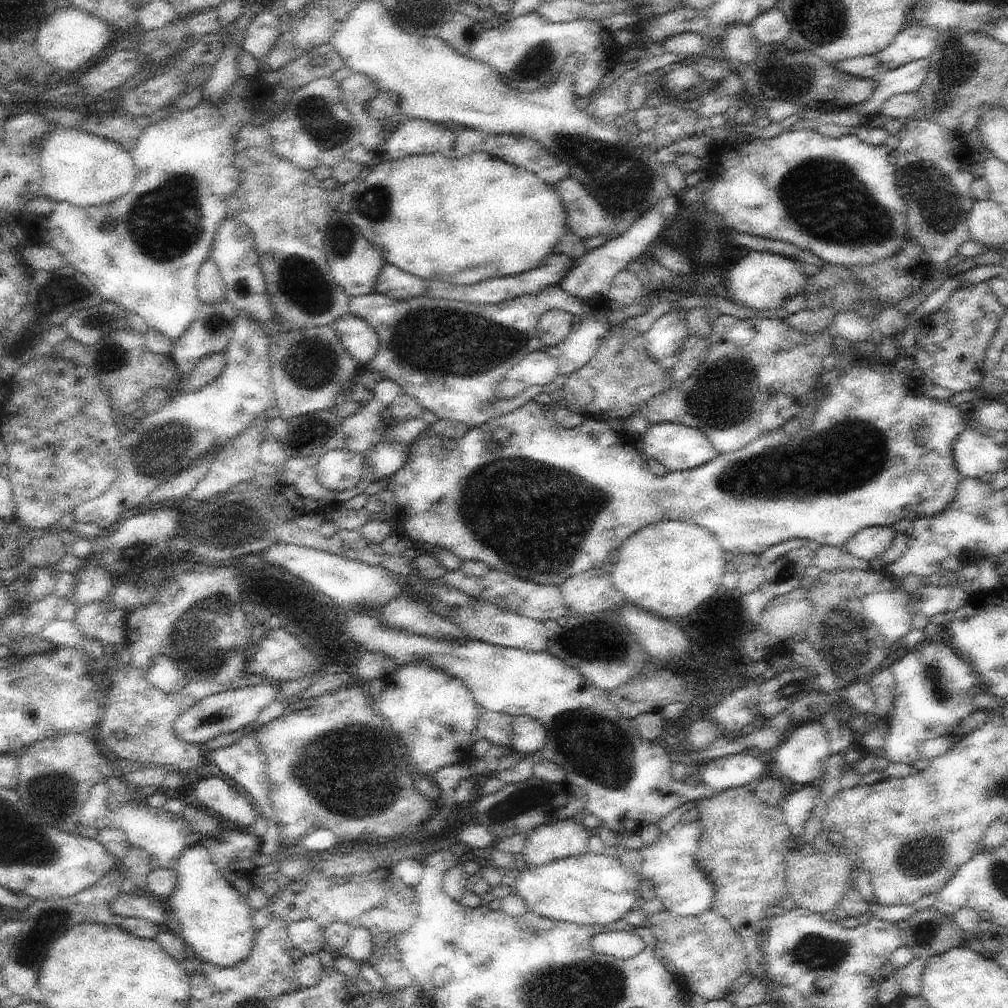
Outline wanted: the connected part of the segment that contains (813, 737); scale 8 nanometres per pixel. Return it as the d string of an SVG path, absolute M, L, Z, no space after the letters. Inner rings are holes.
M807 722L801 728L797 728L775 752L773 752L773 762L771 762L771 770L779 776L779 778L787 778L793 782L795 788L801 786L811 786L815 784L813 780L821 778L821 774L827 768L827 760L831 758L829 752L829 740L827 740L827 732L823 730L821 722Z

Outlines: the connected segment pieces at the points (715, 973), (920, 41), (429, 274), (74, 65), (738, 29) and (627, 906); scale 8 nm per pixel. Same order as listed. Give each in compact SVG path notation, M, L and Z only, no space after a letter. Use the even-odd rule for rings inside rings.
M653 906L647 914L647 928L657 940L657 948L663 950L665 958L673 962L679 976L687 980L689 994L699 994L707 1002L725 1000L731 992L731 984L735 978L749 970L747 954L743 940L731 928L731 924L713 908L703 912L701 916L677 916L665 908Z
M909 22L885 50L875 54L875 58L879 60L883 72L897 70L905 64L931 58L935 42L937 42L937 28Z
M475 152L475 154L467 154L459 160L455 158L445 158L443 154L423 154L423 156L407 156L401 160L391 162L389 158L373 164L371 172L365 174L357 186L357 190L351 196L351 208L347 210L347 216L351 218L351 222L355 224L355 228L361 232L361 236L365 240L369 240L373 244L373 248L383 256L385 264L393 264L397 268L401 268L403 272L409 272L413 276L419 276L427 282L431 280L443 280L447 284L453 286L473 286L479 284L483 280L493 280L493 278L505 278L505 276L519 276L525 272L535 270L537 266L545 264L545 258L553 254L553 248L557 246L559 238L565 236L569 232L569 218L563 206L563 200L559 196L559 190L547 182L543 182L539 176L535 176L533 172L507 164L503 160L497 160L493 156L487 156L485 152Z
M63 8L63 10L55 10L45 24L39 28L37 38L35 38L35 48L39 52L39 56L65 72L77 72L81 66L85 66L87 62L91 62L99 52L103 52L109 44L111 44L111 28L105 20L89 14L87 10L79 10L79 8Z
M735 24L735 26L725 30L725 34L721 38L721 48L725 48L731 68L737 70L739 64L755 66L757 52L759 52L761 44L753 38L751 26Z
M587 850L585 854L581 854L577 858L571 856L571 858L555 860L551 864L547 864L547 866L541 866L541 868L525 866L521 872L517 872L515 894L519 894L523 898L523 902L527 904L529 912L537 912L543 918L607 930L609 924L613 924L617 920L623 920L623 914L635 910L637 906L641 906L639 882L641 882L641 876L637 876L629 868L625 868L615 856L607 856L605 852L591 854Z

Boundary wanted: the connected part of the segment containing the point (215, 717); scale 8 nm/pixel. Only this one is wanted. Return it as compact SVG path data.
M263 680L257 686L245 686L241 690L227 690L223 694L207 696L205 700L197 702L191 710L183 712L183 716L175 722L175 734L195 746L203 746L205 742L223 736L223 734L233 734L241 728L255 726L257 718L261 716L263 708L269 708L277 698L279 698L279 686L283 682L267 682Z

